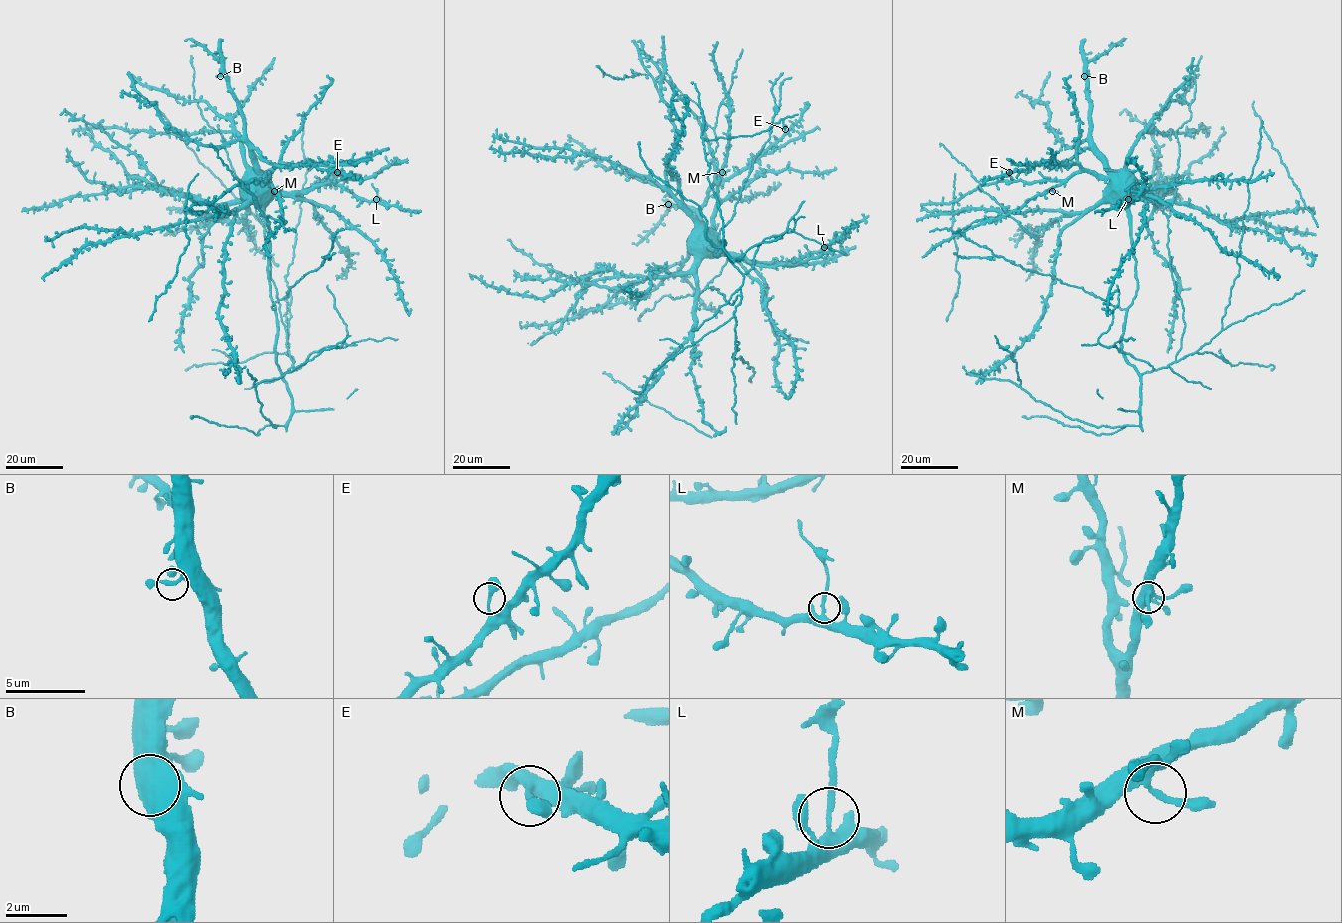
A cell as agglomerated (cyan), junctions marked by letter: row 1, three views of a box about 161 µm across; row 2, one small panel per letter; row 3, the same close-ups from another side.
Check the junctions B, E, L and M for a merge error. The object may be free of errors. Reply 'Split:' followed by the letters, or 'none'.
Split: L

